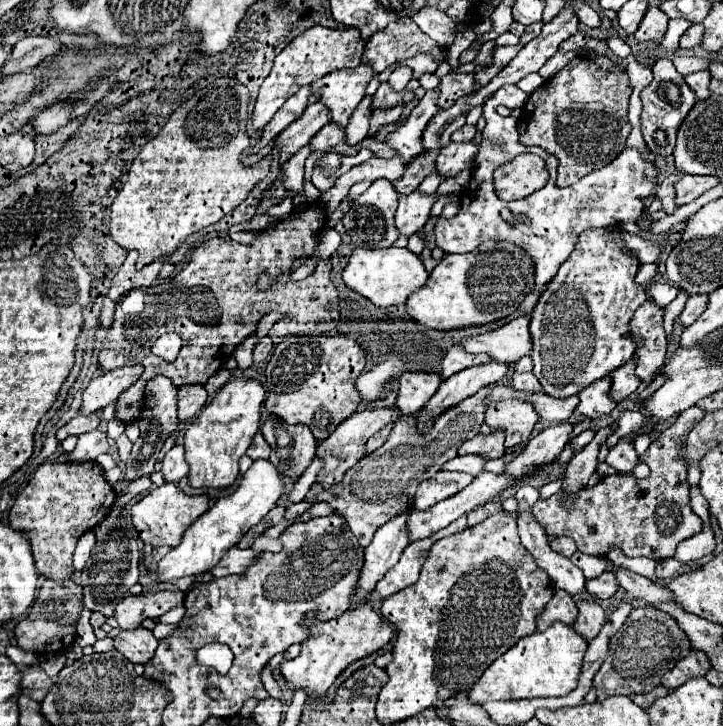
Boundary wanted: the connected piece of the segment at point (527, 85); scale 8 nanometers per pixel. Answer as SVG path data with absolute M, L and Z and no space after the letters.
M534 72L521 79L521 83L517 83L517 87L528 95L531 95L531 93L533 93L533 91L540 87L544 82L545 80L543 77L537 72Z

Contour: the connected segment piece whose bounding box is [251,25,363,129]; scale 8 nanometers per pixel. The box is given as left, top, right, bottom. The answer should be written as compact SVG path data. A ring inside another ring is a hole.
M313 25L307 31L303 31L299 37L295 37L277 57L273 63L271 73L259 87L259 95L253 109L253 127L263 129L271 117L277 113L277 109L299 91L299 87L313 83L317 77L323 77L335 69L343 67L357 67L361 63L363 55L363 41L359 39L359 31L353 27L345 29L329 29L321 25Z

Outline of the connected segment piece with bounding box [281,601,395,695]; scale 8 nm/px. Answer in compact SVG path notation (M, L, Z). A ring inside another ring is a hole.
M371 601L359 603L325 623L321 623L317 615L305 615L305 627L309 627L309 639L301 641L299 657L281 663L281 673L289 681L291 689L303 687L309 695L323 695L349 663L385 647L395 635L393 625L379 615Z

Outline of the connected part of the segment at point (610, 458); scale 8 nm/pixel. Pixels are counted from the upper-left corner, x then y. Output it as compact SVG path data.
M621 437L619 443L609 449L605 463L609 463L619 473L631 473L631 469L639 463L639 455L633 449L633 441L629 441L627 437Z

